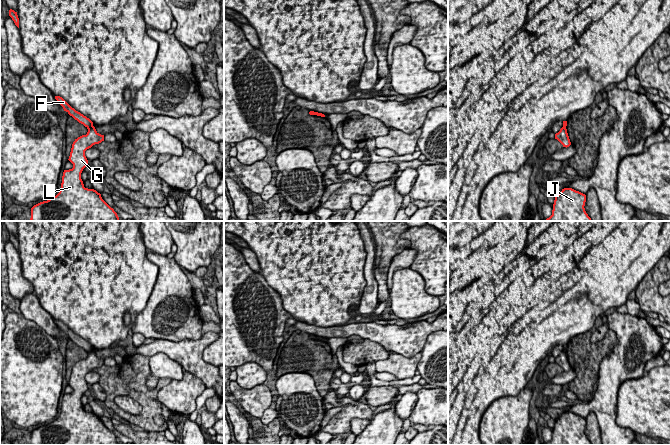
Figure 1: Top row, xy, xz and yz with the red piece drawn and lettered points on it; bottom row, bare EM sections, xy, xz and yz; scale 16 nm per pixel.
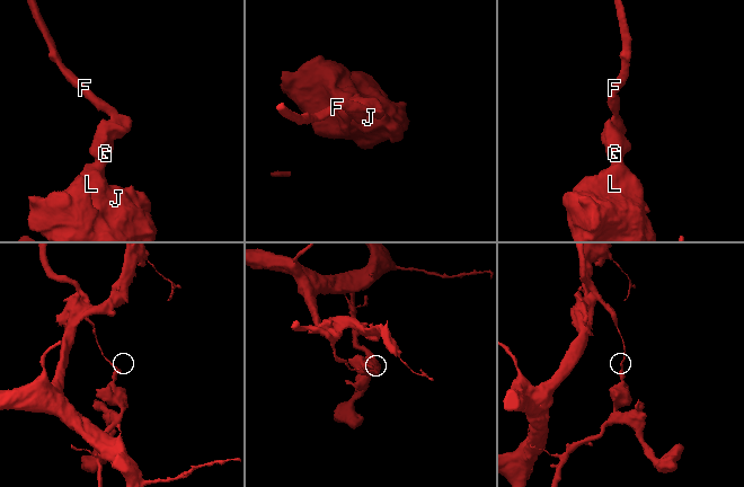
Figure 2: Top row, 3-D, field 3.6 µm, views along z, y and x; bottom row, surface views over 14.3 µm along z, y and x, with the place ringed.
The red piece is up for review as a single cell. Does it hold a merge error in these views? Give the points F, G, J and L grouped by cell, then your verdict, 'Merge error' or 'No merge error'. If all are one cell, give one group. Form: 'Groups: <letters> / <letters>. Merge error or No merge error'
Groups: F / G J L. Merge error

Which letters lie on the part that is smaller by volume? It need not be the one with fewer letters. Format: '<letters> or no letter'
G, J, L

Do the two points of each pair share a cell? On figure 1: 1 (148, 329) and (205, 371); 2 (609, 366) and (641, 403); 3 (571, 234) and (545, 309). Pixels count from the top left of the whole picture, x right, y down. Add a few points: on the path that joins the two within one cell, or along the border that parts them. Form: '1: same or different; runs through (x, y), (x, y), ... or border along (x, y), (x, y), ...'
1: different; border along (184, 338), (179, 341), (155, 339)
2: different; border along (644, 374), (627, 379), (621, 384), (617, 405)
3: same; runs through (552, 253), (545, 260), (545, 290)

